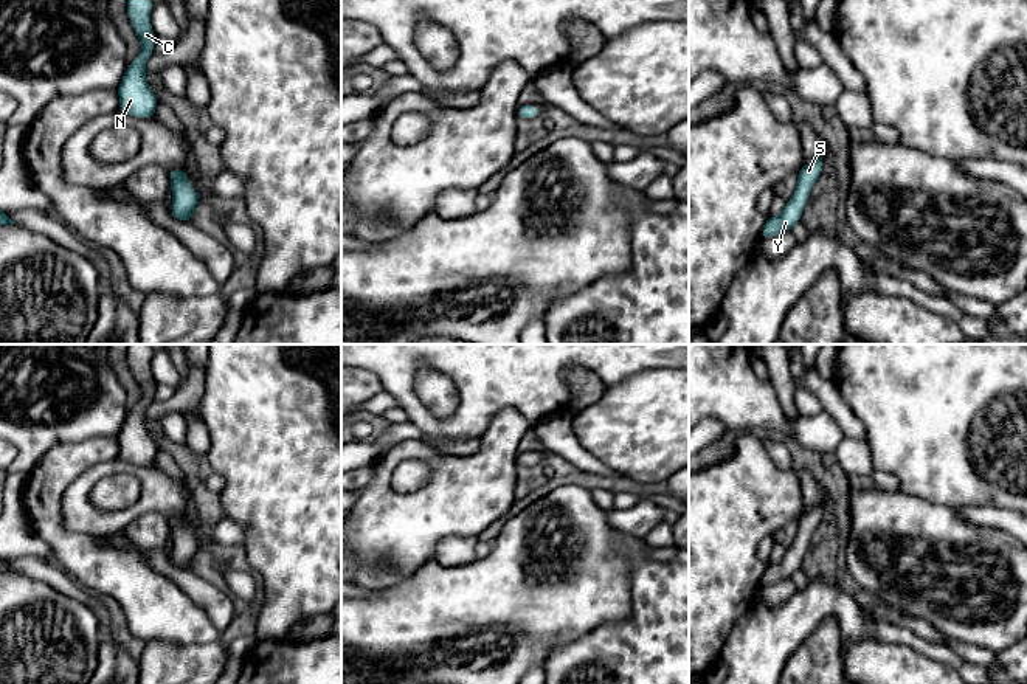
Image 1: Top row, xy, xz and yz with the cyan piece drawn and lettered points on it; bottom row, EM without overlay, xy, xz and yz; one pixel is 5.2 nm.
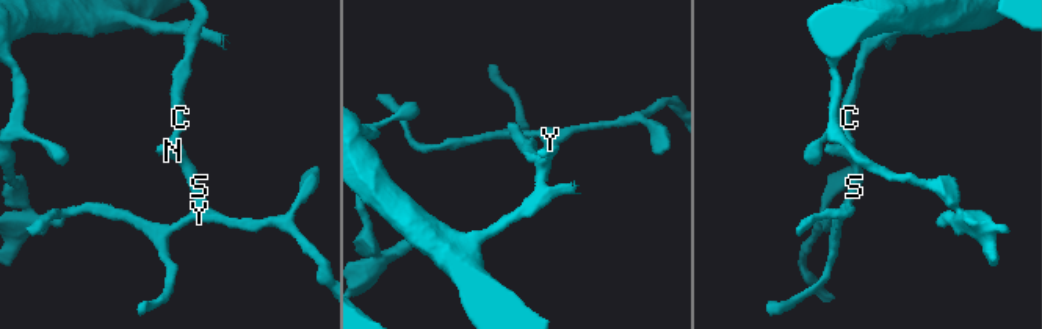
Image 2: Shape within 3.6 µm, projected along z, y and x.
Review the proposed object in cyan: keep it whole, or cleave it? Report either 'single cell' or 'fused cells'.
single cell

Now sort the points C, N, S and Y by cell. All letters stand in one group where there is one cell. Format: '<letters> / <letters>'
C N S Y

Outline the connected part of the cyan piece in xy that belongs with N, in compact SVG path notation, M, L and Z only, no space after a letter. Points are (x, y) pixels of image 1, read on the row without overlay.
M127 344L127 363L141 389L140 403L127 413L118 433L121 461L135 465L155 465L157 444L146 430L146 409L154 402L157 382L150 374L152 344Z

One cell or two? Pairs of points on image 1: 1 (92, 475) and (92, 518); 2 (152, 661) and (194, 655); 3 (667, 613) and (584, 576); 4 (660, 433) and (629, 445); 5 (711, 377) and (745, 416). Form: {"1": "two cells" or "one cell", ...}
{"1": "one cell", "2": "one cell", "3": "two cells", "4": "one cell", "5": "one cell"}

